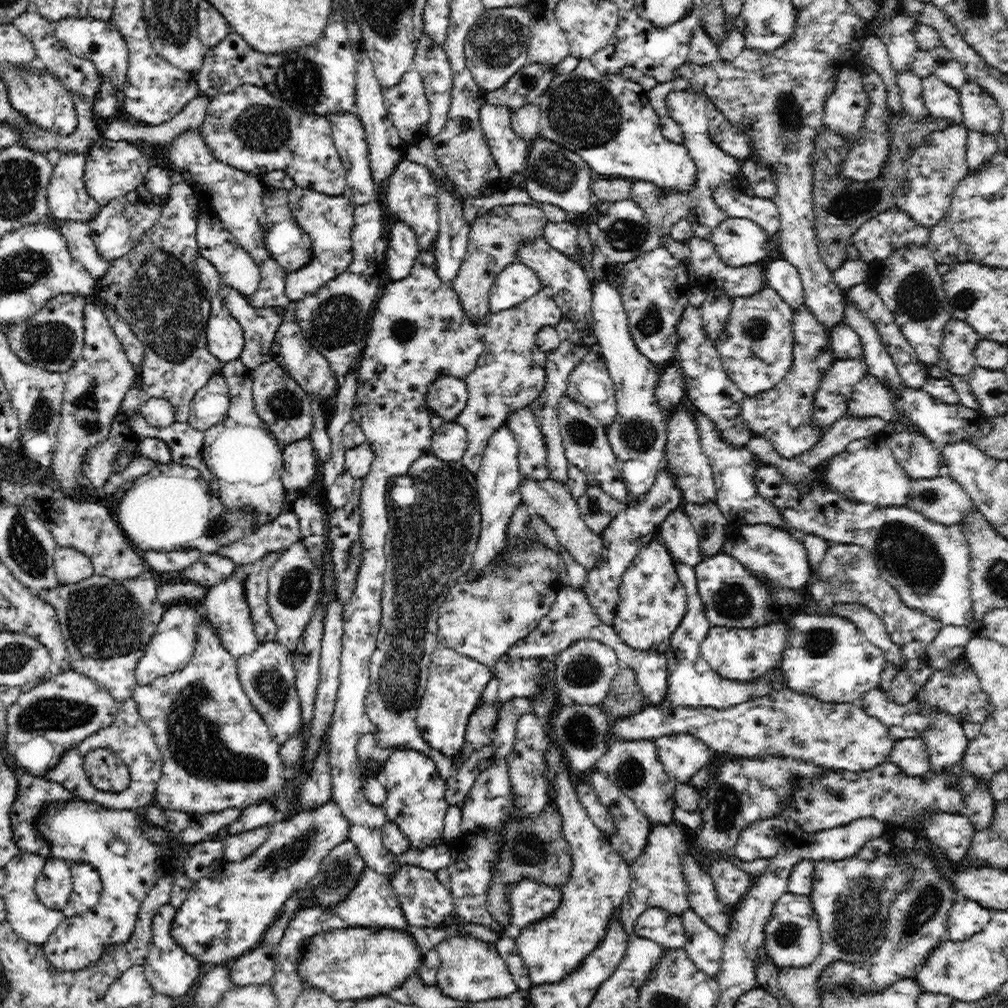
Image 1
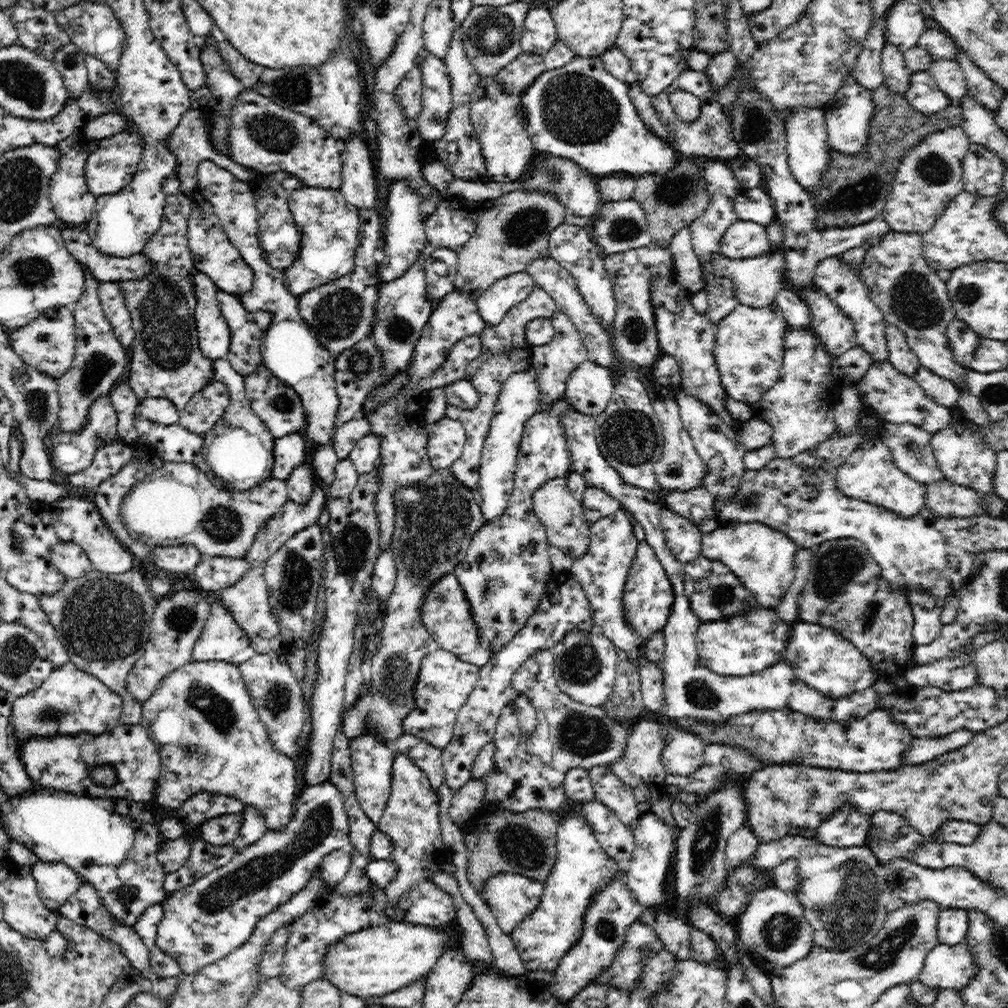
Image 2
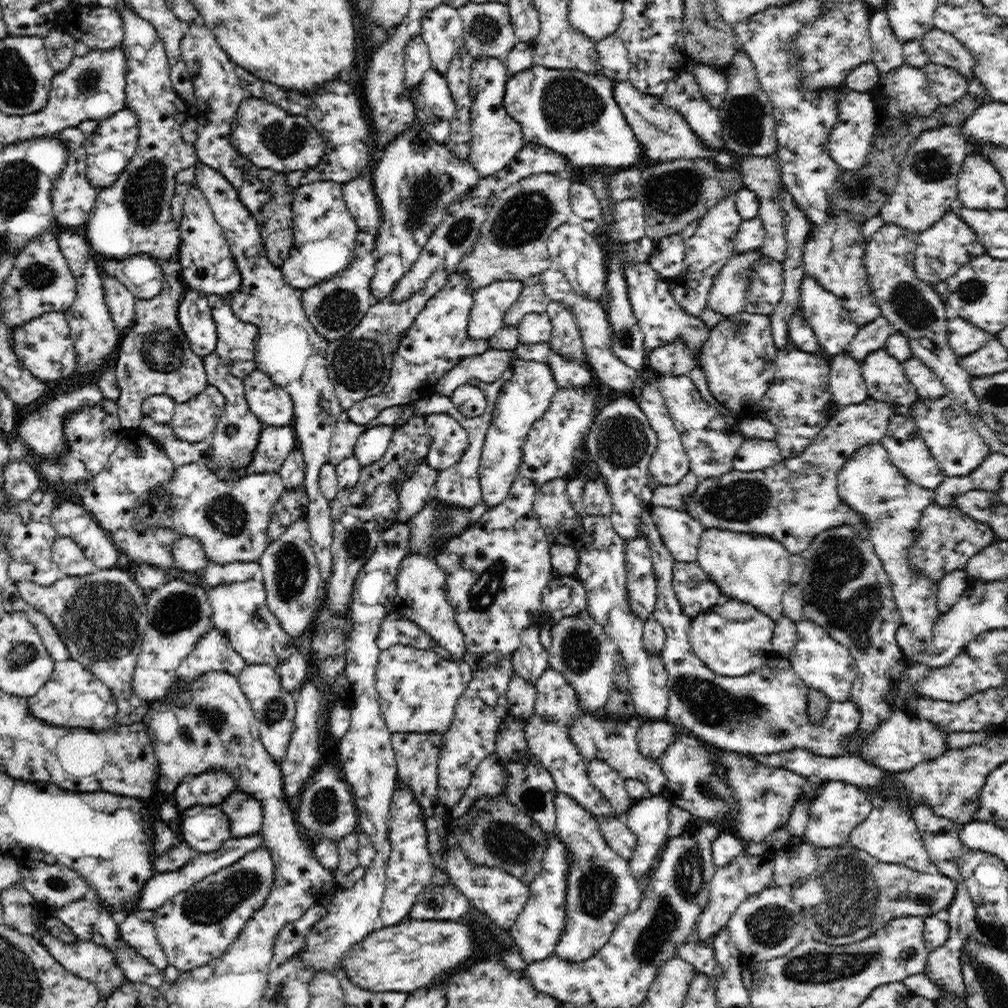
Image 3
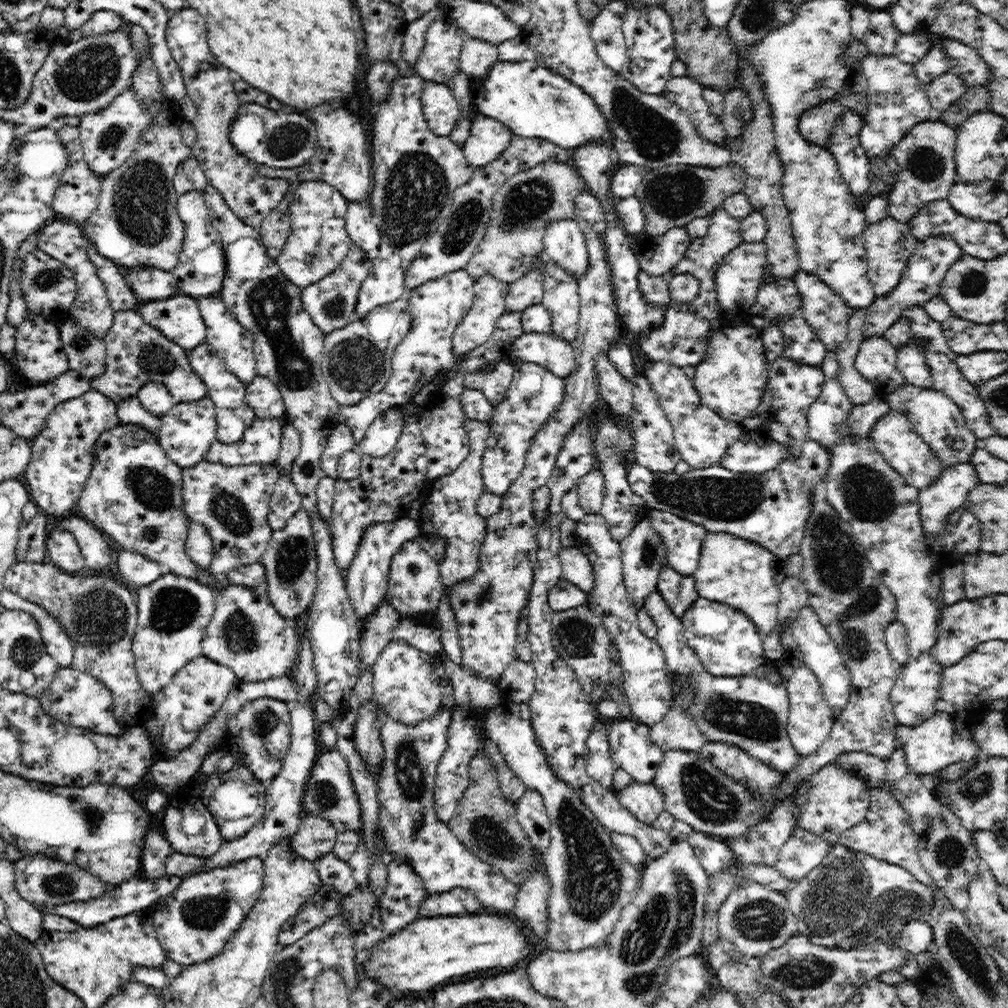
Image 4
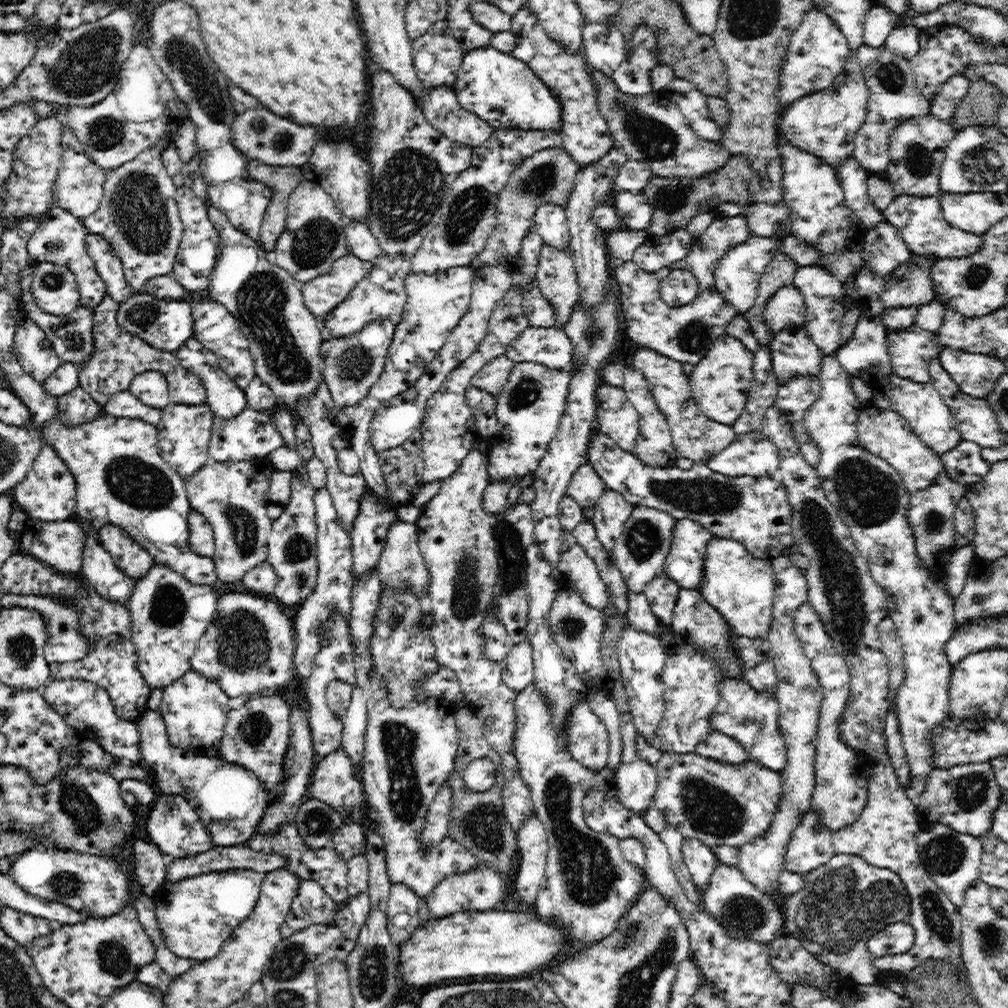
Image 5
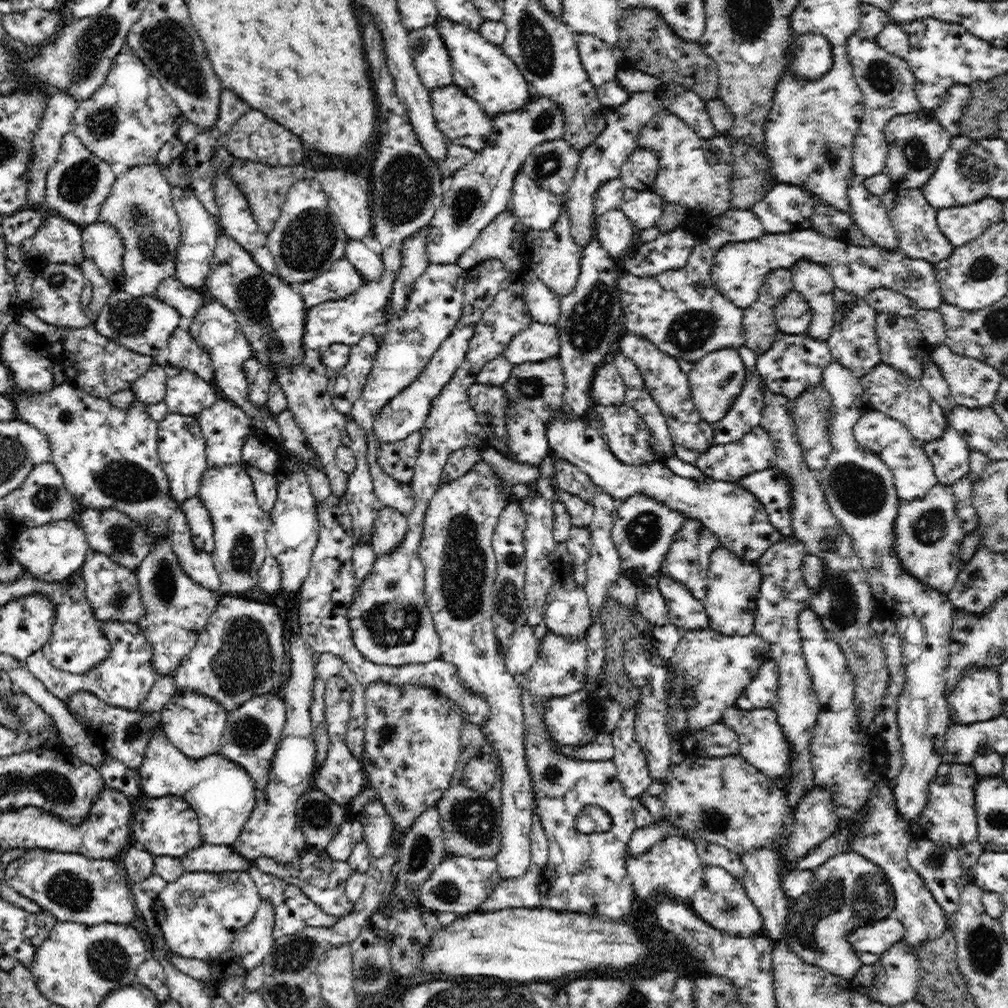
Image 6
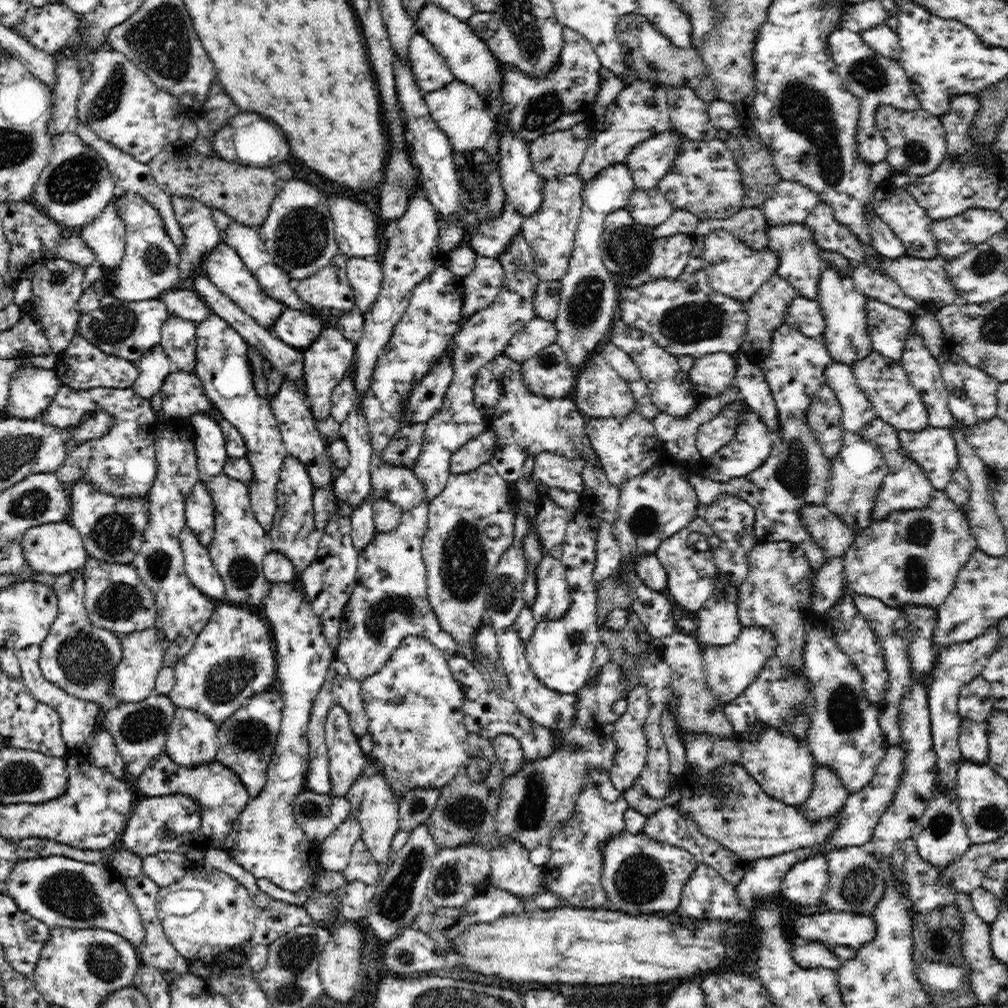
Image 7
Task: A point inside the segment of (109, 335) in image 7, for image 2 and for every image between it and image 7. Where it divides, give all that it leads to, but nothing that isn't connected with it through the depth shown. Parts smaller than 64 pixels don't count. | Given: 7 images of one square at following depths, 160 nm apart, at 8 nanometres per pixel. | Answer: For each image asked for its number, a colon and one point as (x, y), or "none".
2: (213, 331)
3: (194, 314)
4: (178, 318)
5: (164, 324)
6: (144, 324)

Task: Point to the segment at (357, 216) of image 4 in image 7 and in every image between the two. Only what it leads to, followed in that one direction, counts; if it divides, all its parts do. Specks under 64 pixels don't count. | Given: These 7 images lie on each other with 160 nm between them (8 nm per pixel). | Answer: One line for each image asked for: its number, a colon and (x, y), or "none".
5: (360, 241)
6: (362, 254)
7: (365, 275)

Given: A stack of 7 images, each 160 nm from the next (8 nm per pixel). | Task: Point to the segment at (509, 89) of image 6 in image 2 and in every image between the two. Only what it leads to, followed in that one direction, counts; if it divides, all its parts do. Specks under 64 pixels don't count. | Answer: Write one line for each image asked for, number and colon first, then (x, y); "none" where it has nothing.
2: (581, 112)
3: (573, 113)
4: (532, 101)
5: (501, 90)

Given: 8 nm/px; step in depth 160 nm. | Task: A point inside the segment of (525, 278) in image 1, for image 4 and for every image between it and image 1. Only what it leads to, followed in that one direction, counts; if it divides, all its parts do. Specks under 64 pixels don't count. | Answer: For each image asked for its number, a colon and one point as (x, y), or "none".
2: (494, 303)
3: (490, 303)
4: (489, 303)

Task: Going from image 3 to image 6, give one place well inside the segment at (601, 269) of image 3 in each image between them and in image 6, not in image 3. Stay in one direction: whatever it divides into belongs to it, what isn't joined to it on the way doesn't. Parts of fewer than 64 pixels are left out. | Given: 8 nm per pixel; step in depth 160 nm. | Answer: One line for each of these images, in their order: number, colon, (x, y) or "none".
4: (563, 240)
5: (550, 222)
6: (538, 209)

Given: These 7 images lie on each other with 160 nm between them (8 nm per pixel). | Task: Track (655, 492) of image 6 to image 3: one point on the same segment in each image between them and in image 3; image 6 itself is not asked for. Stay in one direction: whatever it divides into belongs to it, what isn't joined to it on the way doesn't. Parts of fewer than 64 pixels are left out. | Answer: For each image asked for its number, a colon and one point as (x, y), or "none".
3: (791, 503)
4: (772, 509)
5: (753, 511)

